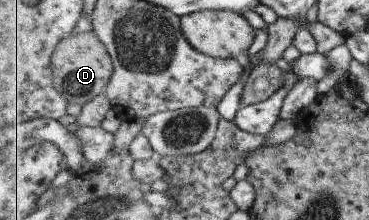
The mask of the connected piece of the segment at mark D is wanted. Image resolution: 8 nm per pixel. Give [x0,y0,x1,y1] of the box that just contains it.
[52,30,113,107]

